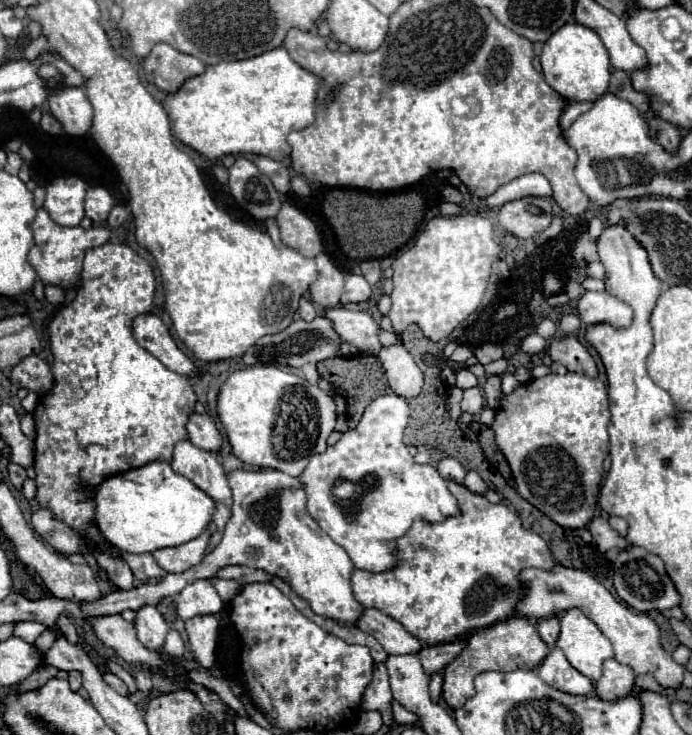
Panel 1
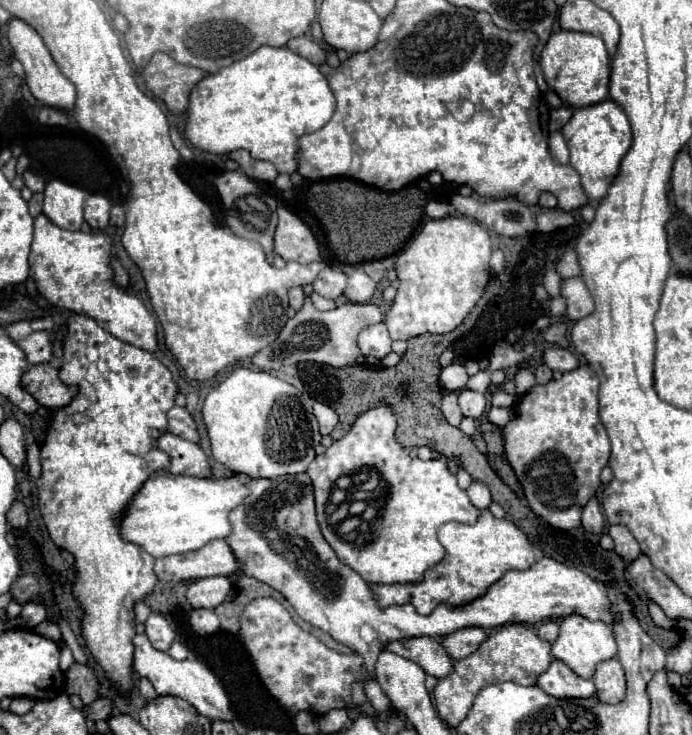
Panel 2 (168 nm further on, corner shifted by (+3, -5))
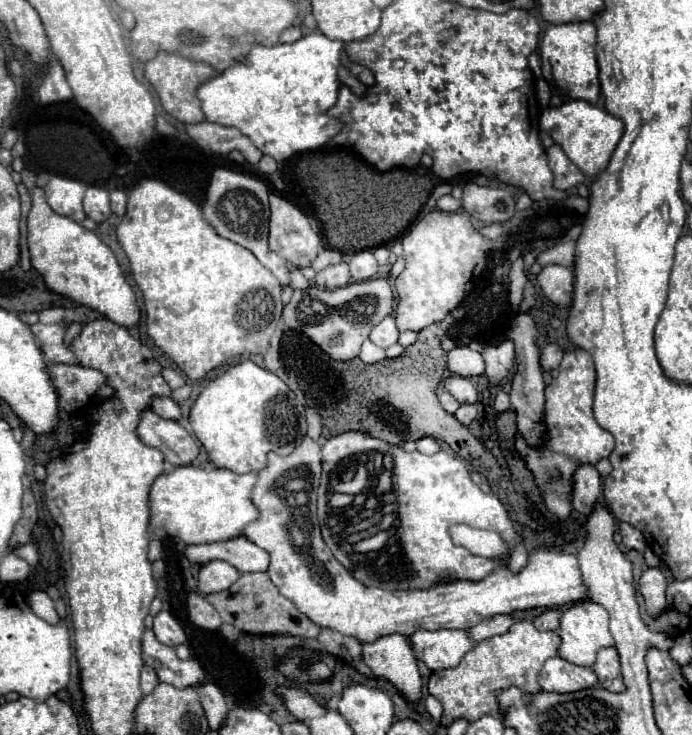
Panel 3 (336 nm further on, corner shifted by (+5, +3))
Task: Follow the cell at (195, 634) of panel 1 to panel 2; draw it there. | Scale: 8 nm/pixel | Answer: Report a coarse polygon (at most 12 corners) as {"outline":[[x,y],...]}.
{"outline":[[193,610],[189,624],[197,634],[219,630],[213,610]]}

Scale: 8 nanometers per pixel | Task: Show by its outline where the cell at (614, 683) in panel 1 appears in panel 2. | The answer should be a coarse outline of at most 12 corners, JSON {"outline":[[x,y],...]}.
{"outline":[[615,658],[597,664],[601,702],[625,698],[625,672]]}

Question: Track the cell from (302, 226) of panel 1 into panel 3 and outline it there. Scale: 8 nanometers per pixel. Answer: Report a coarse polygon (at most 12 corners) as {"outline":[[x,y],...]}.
{"outline":[[271,194],[269,248],[295,268],[309,266],[321,236],[309,218]]}

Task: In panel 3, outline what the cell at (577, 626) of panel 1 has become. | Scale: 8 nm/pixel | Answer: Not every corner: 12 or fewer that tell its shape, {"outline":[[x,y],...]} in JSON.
{"outline":[[591,600],[569,606],[559,656],[593,666],[613,646],[609,612]]}

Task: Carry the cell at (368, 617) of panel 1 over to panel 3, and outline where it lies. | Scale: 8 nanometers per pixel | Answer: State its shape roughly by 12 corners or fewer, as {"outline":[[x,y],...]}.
{"outline":[[419,630],[409,640],[433,672],[475,646],[465,630]]}

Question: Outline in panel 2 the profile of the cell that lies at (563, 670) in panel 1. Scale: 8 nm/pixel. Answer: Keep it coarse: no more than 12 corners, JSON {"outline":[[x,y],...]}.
{"outline":[[561,660],[537,678],[555,698],[589,698],[593,680],[577,676]]}

